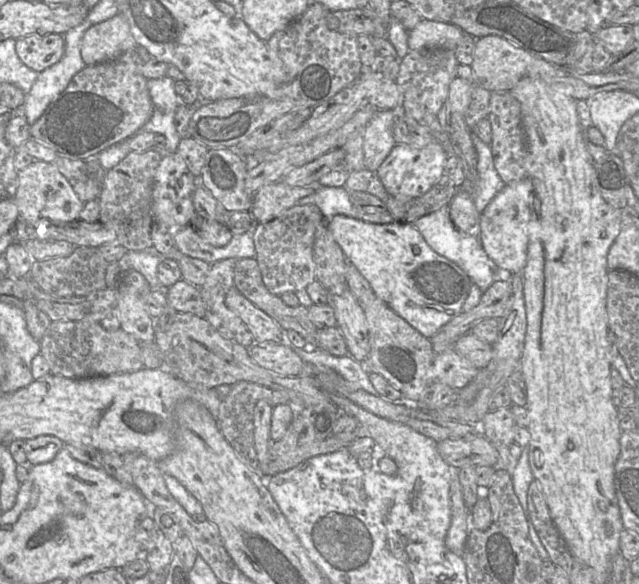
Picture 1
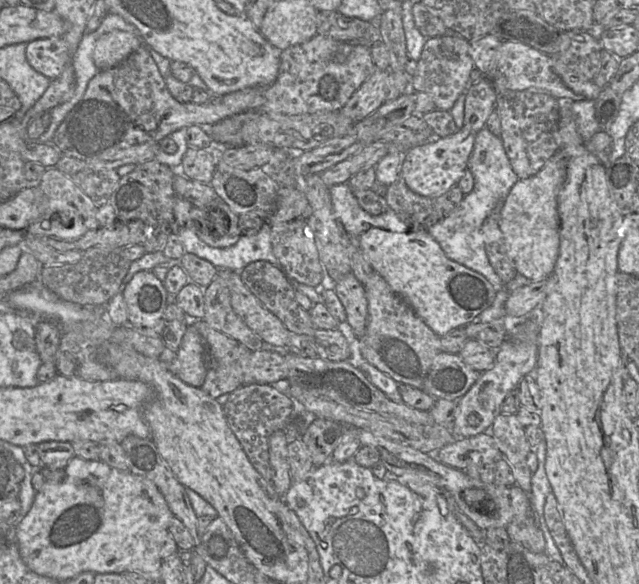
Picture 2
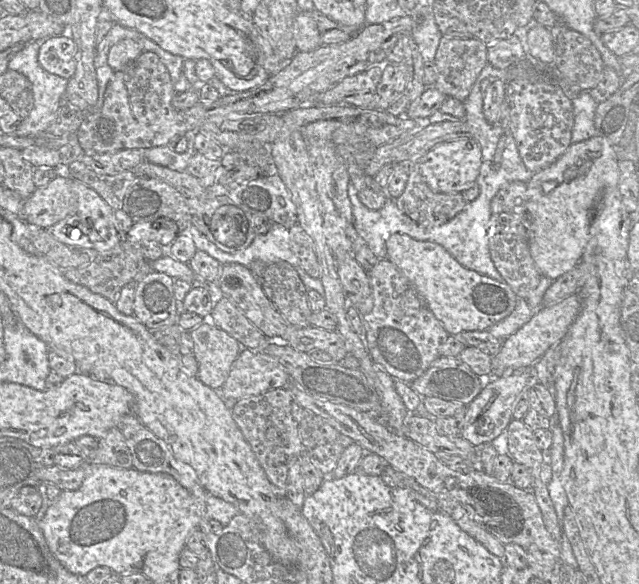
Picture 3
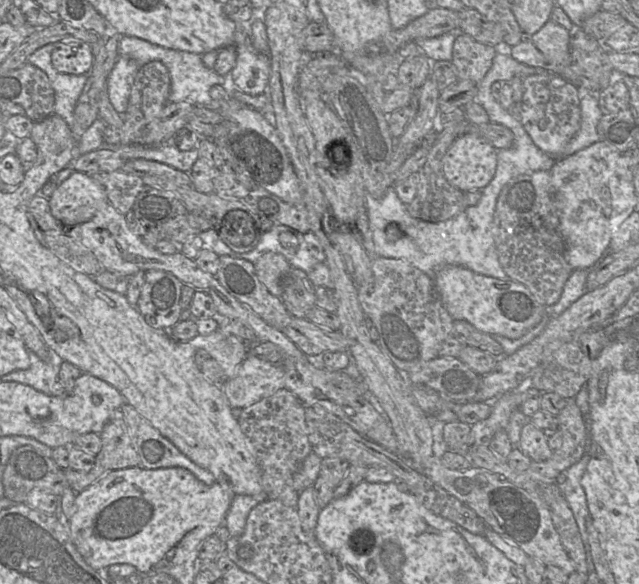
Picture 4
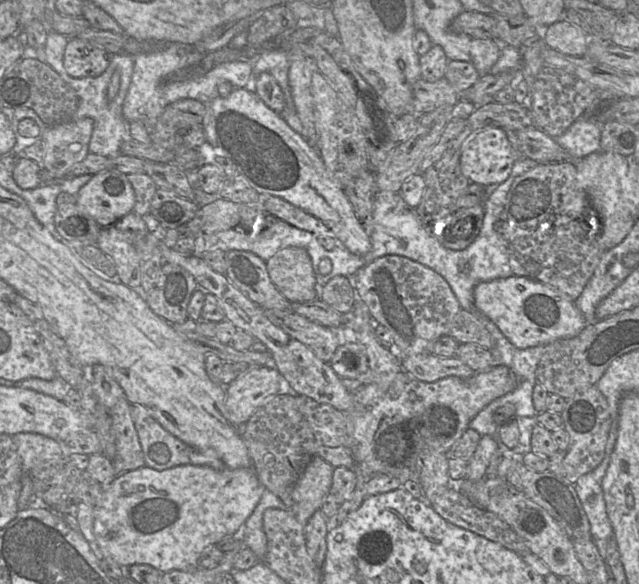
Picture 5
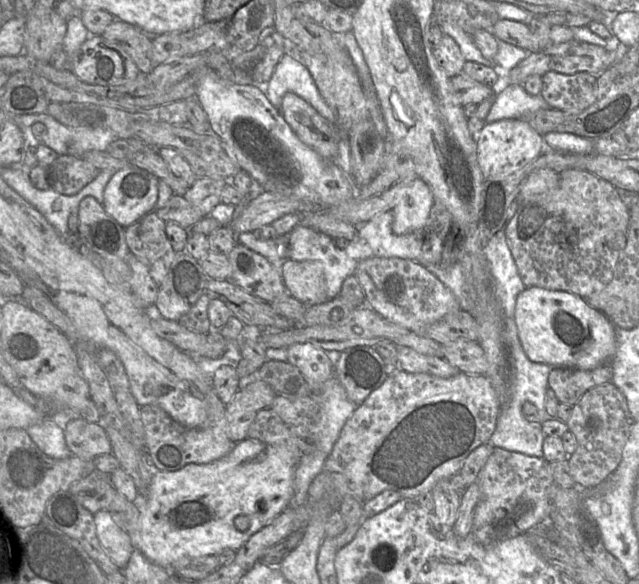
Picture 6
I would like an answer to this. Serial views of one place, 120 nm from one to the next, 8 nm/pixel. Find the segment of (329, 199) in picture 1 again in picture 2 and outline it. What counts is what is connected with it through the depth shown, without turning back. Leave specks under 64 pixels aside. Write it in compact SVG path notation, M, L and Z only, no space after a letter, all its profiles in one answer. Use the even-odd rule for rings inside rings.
M348 183L335 184L329 188L333 212L344 229L355 239L370 228L391 232L408 232L407 225L390 208L380 215L367 213L357 202Z

